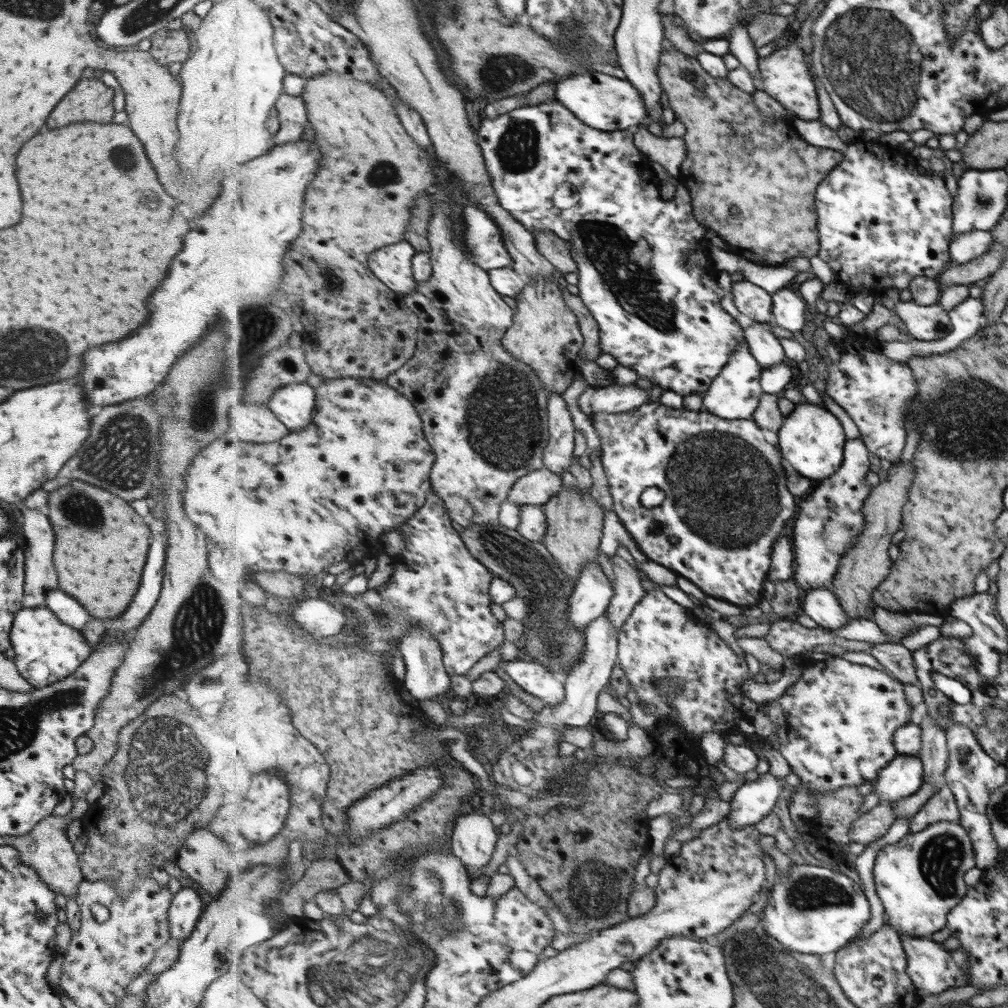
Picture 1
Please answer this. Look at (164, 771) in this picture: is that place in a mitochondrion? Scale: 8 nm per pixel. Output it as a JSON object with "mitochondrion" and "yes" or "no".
{"mitochondrion":"yes"}

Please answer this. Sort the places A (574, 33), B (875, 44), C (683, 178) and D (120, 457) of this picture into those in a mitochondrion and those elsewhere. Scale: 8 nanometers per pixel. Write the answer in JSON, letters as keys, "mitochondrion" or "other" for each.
{"A":"mitochondrion","B":"mitochondrion","C":"other","D":"mitochondrion"}

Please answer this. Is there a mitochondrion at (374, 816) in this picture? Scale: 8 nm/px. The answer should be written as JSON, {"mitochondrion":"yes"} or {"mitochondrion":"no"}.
{"mitochondrion":"no"}

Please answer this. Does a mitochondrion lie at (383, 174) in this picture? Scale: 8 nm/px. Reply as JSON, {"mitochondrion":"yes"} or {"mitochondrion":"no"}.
{"mitochondrion":"yes"}

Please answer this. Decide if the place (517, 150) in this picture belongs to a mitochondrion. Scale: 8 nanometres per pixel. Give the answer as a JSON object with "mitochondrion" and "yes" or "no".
{"mitochondrion":"yes"}

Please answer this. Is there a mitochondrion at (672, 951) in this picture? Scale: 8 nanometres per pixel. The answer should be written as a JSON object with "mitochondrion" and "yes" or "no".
{"mitochondrion":"no"}

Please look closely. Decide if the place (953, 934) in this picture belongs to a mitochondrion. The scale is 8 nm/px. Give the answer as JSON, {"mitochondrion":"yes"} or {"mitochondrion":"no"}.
{"mitochondrion":"no"}

